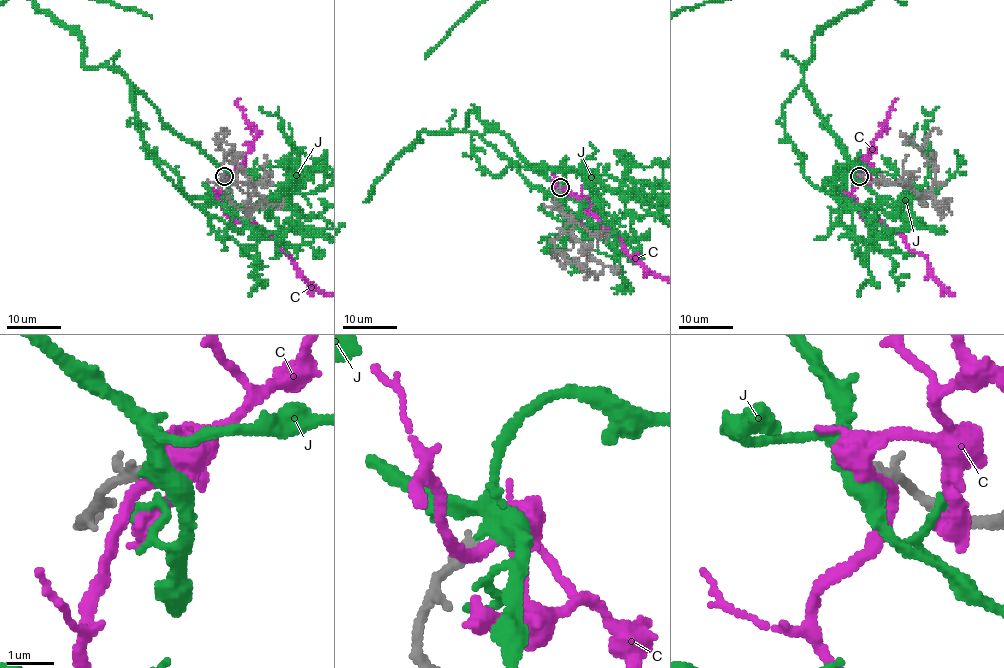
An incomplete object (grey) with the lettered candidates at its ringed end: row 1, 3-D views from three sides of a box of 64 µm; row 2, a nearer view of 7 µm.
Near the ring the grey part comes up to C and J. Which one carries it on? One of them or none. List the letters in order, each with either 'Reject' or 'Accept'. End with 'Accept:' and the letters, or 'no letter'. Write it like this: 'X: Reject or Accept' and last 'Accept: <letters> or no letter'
C: Reject
J: Accept
Accept: J

